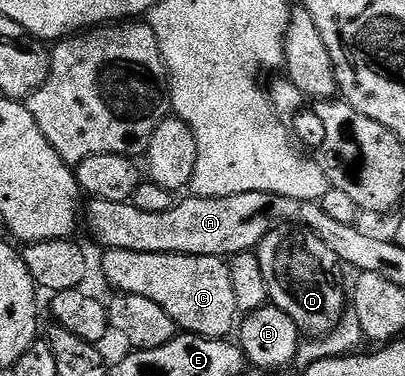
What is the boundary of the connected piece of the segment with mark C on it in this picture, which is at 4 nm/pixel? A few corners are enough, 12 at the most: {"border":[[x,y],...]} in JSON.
{"border":[[105,251],[104,276],[150,298],[177,329],[238,324],[219,256]]}

